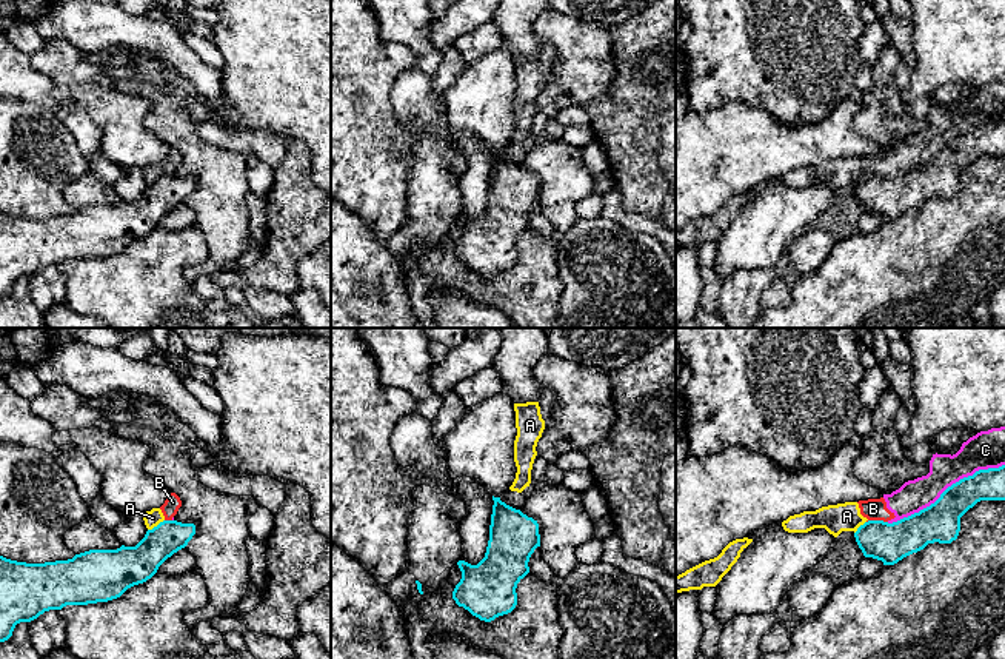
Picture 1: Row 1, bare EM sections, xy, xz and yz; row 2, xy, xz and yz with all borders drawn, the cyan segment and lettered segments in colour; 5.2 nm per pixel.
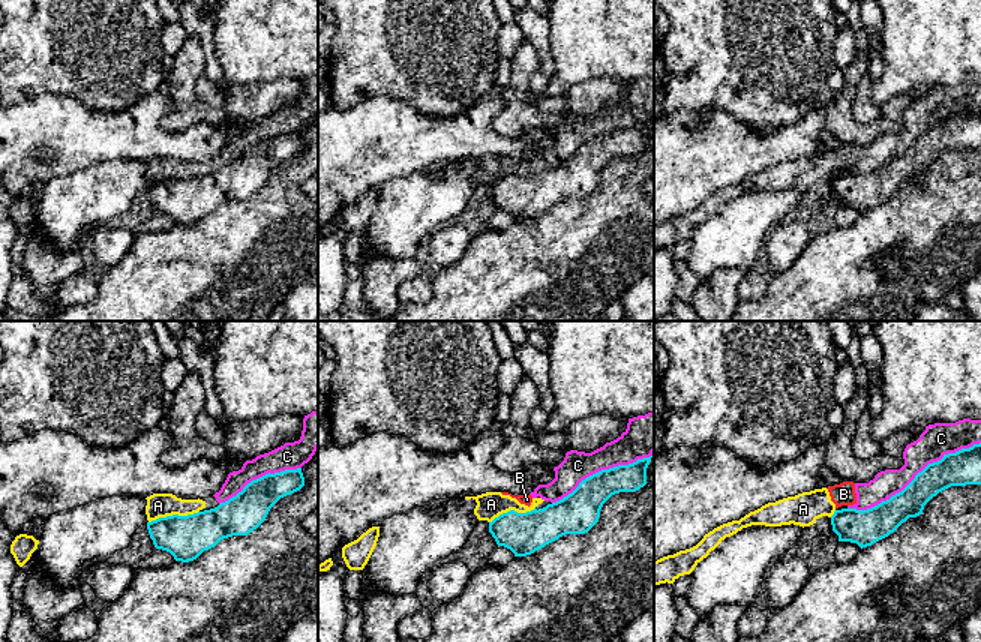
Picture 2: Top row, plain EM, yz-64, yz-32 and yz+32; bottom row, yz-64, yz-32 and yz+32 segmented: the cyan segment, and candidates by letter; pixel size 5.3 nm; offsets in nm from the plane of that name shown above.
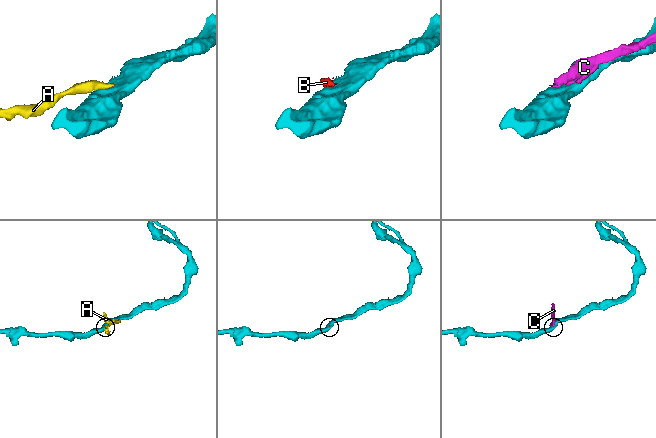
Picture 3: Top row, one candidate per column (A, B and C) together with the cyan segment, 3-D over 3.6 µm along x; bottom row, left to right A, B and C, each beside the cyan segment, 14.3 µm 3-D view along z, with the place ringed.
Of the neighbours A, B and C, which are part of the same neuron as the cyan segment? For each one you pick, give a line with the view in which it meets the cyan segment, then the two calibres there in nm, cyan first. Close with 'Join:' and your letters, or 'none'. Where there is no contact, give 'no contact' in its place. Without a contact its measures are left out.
Join: none

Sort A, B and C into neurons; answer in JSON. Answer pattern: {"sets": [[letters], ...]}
{"sets": [["A", "B", "C"]]}

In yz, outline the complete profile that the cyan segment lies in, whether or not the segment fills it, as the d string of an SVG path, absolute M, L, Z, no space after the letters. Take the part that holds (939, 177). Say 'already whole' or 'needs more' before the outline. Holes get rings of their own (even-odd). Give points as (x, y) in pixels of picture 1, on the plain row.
already whole; M1005 120L960 134L934 159L897 177L868 176L854 192L865 212L894 220L928 199L956 196L960 172L980 156L1005 156Z

